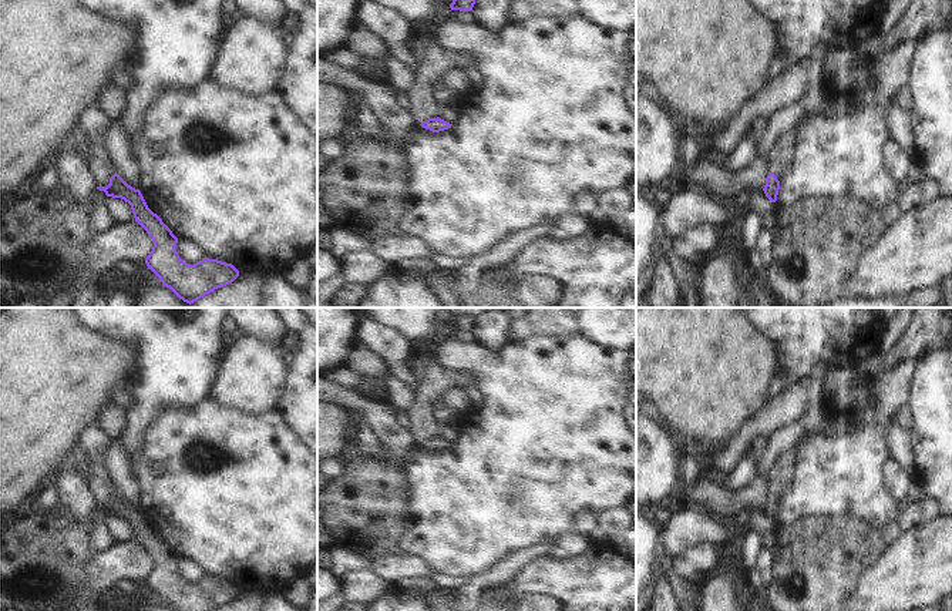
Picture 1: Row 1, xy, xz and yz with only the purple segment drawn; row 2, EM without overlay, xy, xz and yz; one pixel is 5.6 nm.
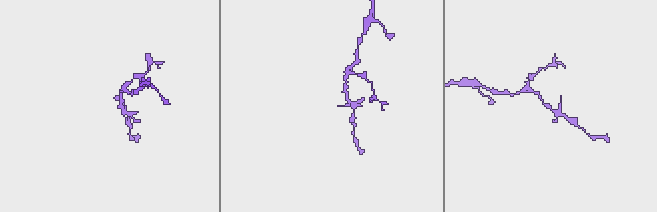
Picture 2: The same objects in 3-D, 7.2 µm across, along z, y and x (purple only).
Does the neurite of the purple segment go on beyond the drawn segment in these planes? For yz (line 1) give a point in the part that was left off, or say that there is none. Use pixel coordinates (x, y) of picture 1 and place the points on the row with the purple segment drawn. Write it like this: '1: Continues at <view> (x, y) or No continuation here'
1: Continues at yz (779, 158).

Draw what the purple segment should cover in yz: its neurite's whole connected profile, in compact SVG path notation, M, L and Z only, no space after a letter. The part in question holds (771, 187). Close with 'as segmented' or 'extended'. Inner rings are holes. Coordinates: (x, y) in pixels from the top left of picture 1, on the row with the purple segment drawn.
M798 125L780 137L767 157L768 175L766 178L766 185L763 191L771 202L777 201L780 179L793 158L797 130Z; extended

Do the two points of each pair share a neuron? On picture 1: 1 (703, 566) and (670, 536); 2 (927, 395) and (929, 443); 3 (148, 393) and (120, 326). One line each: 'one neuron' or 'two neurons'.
1: two neurons
2: one neuron
3: one neuron

